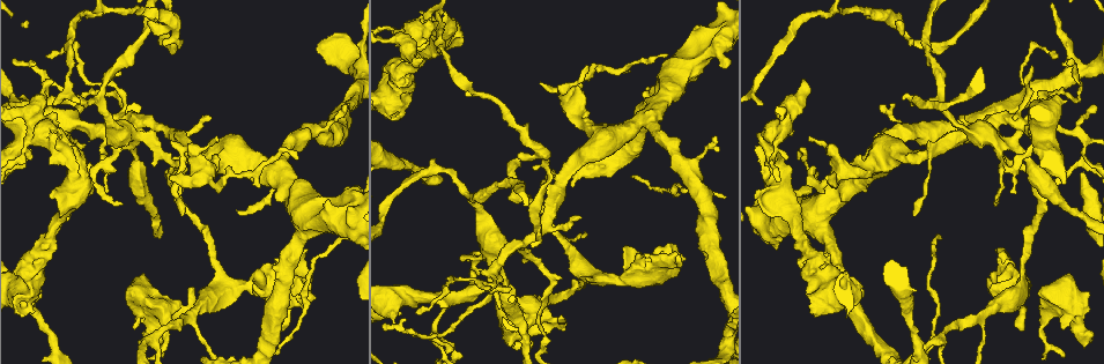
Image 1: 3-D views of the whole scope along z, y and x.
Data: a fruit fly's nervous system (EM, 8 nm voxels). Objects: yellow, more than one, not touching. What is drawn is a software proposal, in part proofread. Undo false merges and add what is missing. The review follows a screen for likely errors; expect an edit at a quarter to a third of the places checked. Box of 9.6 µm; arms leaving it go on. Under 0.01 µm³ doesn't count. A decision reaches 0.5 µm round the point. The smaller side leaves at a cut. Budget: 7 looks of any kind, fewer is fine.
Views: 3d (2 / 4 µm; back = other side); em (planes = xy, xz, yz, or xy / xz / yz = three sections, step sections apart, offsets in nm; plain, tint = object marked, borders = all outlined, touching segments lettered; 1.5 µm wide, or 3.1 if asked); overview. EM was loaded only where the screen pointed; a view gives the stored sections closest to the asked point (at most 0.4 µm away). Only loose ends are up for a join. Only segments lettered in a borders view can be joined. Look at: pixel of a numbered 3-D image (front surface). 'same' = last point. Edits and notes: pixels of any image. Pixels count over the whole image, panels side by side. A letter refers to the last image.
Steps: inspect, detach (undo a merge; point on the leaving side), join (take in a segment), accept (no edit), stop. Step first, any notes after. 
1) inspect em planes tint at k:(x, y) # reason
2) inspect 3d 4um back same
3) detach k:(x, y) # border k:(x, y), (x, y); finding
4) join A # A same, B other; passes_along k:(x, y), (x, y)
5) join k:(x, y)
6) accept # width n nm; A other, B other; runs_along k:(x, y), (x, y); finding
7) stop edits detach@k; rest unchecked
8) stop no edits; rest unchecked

inspect 3d 4um at 1:(24, 97) # free end

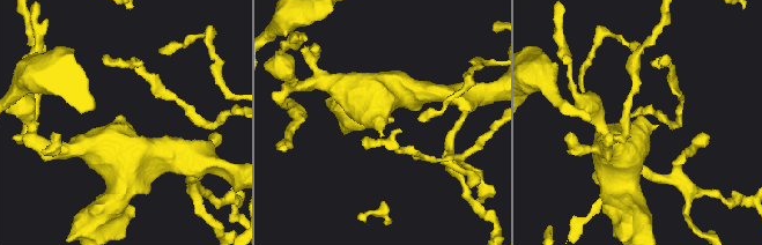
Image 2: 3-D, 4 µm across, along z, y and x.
inspect em xz step 8 tint at 2:(656, 125) # need the tissue

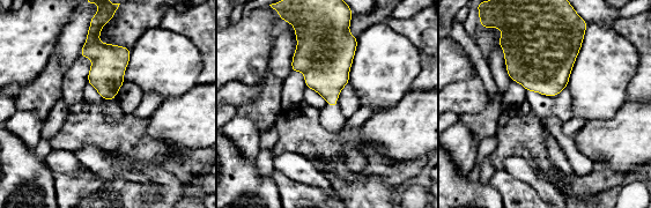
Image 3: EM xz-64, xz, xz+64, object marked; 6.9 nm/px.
inspect em planes borders same

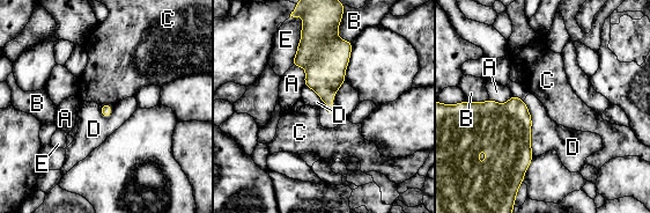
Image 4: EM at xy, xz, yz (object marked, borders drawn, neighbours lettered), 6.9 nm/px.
accept # A other, B other, C other, D other, E other; border 4:(109, 102), (101, 105); no lettered segment goes on from it

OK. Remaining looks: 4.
inspect 3d 2um at 1:(958, 118)

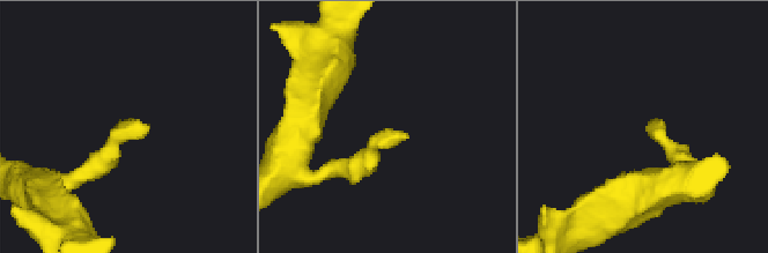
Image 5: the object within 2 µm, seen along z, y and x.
inspect em planes plain at 5:(401, 135)

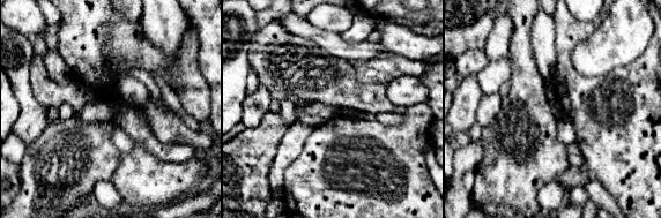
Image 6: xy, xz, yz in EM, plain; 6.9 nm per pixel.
inspect em planes borders same # see the neighbours

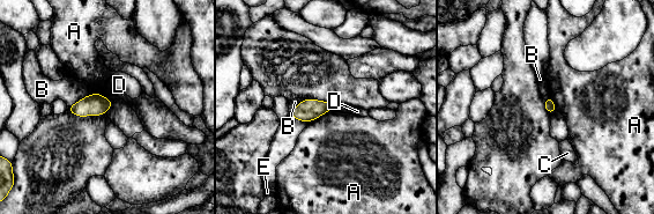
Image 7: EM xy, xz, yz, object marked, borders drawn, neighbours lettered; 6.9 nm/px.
accept # A other, B other, C other, D other, E other; no lettered segment goes on from it

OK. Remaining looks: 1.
inspect em planes borders at 1:(135, 328) # free end

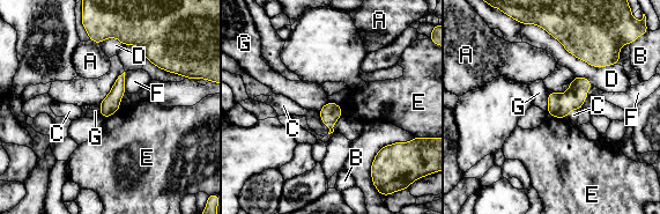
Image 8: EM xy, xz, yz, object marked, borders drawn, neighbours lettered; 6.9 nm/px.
accept # longest_contact D 480 nm; A other, B other, C other, D other, E other, F other, G other; border 8:(548, 113), (564, 118); none of them fits

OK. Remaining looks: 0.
stop no edits; rest unchecked

